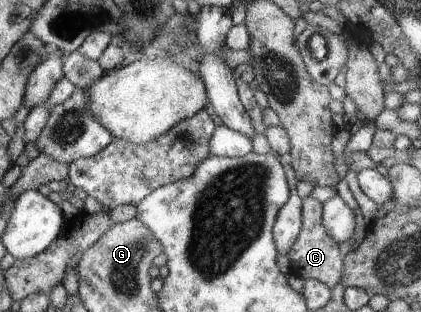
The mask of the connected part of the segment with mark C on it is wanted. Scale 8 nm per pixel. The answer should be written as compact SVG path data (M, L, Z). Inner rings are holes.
M312 195L302 198L302 229L286 255L290 260L290 273L299 278L318 280L331 289L341 282L344 256L339 253L339 245L326 233L322 223L322 203Z

